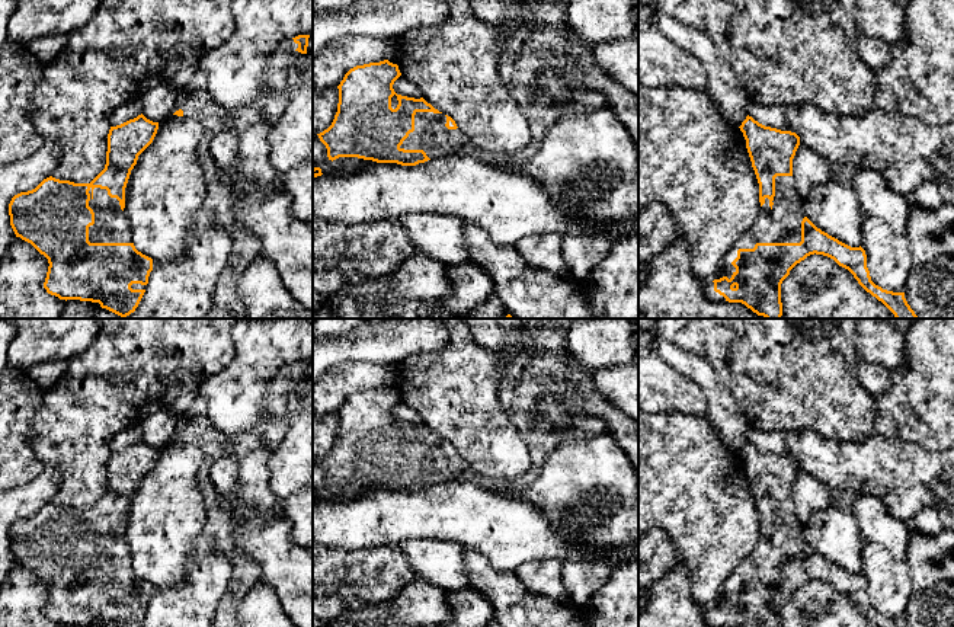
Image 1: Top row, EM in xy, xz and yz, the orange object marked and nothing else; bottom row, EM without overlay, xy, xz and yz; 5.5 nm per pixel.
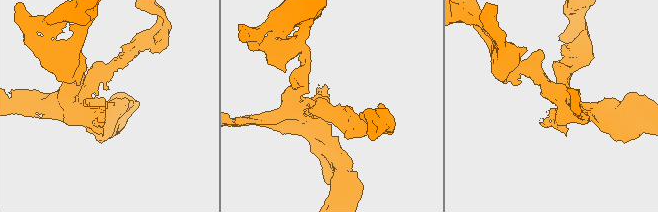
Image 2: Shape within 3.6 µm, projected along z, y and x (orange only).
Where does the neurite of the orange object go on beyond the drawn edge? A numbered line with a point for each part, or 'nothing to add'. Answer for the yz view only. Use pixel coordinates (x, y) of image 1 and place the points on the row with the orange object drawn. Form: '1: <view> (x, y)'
1: yz (781, 224)

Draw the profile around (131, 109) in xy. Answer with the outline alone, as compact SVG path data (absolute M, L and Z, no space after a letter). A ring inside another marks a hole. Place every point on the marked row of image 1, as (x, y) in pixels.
M140 97L131 99L127 103L121 103L115 108L115 111L111 113L111 124L112 127L121 125L129 119L137 118L143 113L143 105Z

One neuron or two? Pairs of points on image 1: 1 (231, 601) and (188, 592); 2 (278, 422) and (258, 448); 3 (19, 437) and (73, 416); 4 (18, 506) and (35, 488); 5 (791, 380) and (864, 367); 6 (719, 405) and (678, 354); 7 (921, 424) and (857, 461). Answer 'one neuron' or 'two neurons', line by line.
1: two neurons
2: one neuron
3: two neurons
4: one neuron
5: two neurons
6: one neuron
7: two neurons

